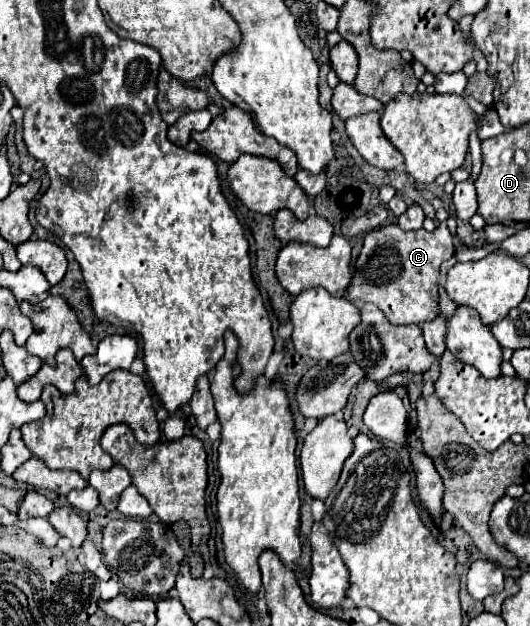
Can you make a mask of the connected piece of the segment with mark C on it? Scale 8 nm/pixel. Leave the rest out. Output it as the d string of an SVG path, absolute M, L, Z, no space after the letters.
M441 223L435 231L425 231L425 229L417 229L417 231L403 231L399 225L385 225L379 229L373 229L371 233L367 233L363 249L355 261L355 275L347 287L347 299L351 303L373 303L375 307L379 307L385 317L389 319L389 323L393 325L421 325L429 319L435 317L437 313L437 299L439 299L439 285L437 285L437 277L439 277L439 267L445 259L451 259L455 253L455 245L451 241L451 233L447 229L445 223Z

